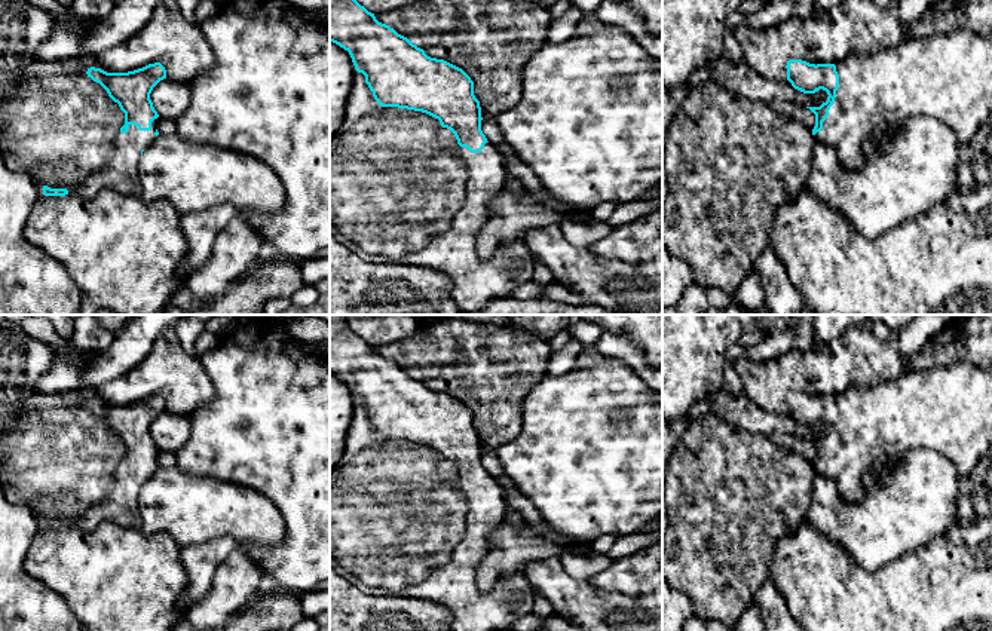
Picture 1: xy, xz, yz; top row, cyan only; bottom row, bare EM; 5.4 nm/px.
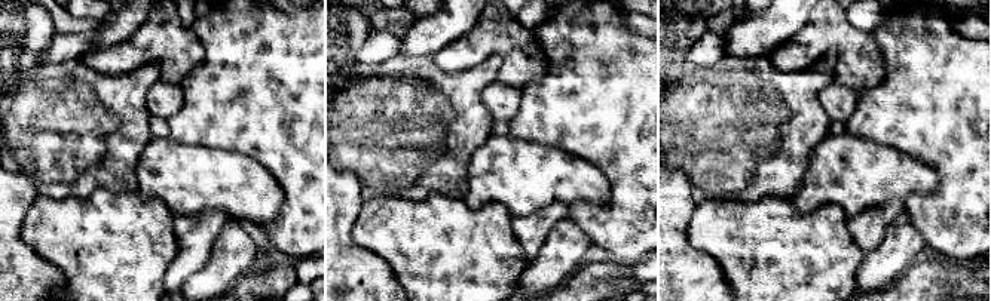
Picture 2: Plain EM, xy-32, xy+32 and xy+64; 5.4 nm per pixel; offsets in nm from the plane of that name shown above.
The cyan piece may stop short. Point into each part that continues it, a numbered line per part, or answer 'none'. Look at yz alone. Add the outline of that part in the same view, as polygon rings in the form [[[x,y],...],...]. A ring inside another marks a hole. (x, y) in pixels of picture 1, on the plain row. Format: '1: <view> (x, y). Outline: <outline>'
1: yz (948, 410). Outline: [[[965,361],[924,371],[907,370],[895,380],[869,388],[849,386],[835,398],[839,420],[814,472],[832,478],[849,503],[863,497],[866,474],[878,463],[888,472],[910,450],[933,450],[950,460],[961,477],[968,477],[992,448],[992,371]]]

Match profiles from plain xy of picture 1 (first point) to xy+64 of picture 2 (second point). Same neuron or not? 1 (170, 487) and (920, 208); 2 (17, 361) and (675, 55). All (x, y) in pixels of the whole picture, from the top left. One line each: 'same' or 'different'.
1: different
2: same

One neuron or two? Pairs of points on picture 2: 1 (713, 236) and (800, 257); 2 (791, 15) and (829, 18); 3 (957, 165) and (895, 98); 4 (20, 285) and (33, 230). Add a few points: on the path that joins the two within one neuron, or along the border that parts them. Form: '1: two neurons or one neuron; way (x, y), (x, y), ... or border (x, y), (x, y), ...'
1: one neuron; way (734, 240), (751, 240), (773, 257), (779, 257)
2: two neurons; border (810, 15), (807, 22), (783, 42)
3: one neuron; way (944, 147), (908, 111)
4: two neurons; border (28, 211), (23, 221), (21, 237), (57, 267)

